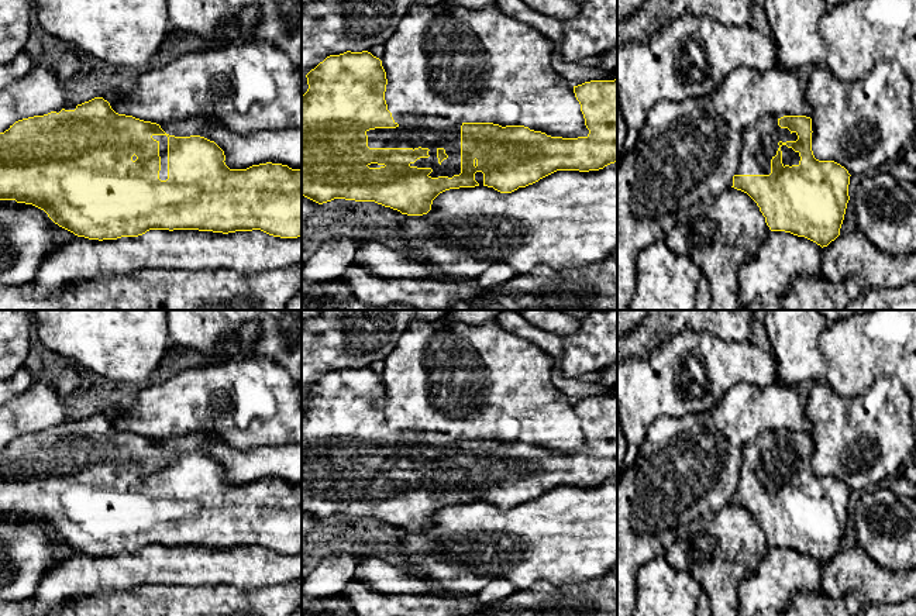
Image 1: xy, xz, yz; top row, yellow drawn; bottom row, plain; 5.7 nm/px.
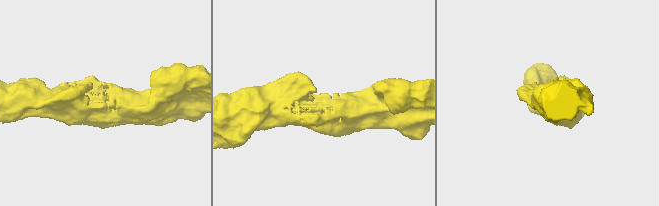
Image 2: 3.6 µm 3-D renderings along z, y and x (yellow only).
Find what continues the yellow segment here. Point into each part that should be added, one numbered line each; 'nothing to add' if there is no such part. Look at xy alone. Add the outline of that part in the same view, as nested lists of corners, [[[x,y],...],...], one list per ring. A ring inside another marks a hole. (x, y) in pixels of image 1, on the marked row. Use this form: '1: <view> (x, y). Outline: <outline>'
1: xy (162, 140). Outline: [[[152,135],[154,140],[159,142],[159,156],[161,156],[161,171],[159,179],[168,179],[168,137],[166,135]]]

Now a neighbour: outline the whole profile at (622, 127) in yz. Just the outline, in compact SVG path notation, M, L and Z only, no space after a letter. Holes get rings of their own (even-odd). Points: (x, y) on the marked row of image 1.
M617 96L617 161L623 156L624 141L627 138L629 127L623 117L619 116L620 104Z

